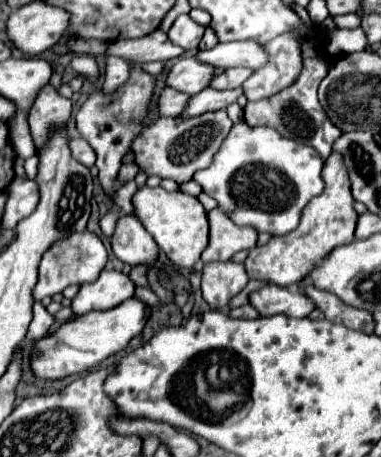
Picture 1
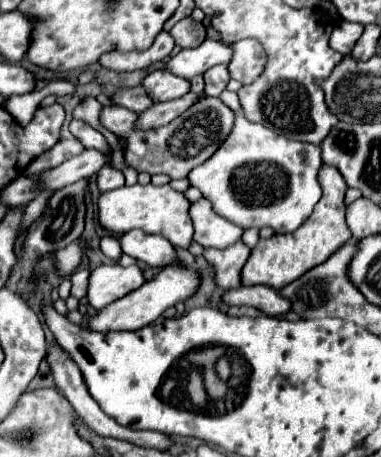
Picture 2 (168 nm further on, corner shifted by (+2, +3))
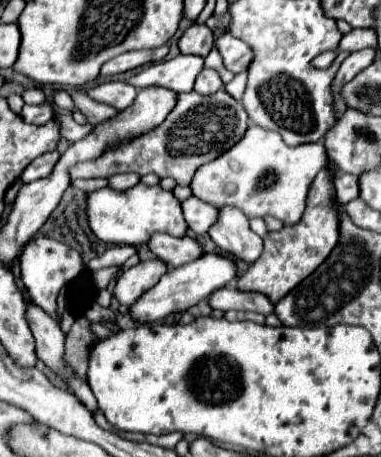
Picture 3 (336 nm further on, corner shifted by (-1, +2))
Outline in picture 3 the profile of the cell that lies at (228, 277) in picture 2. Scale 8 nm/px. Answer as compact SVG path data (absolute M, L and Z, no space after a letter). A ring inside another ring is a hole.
M228 205L220 207L218 219L210 227L208 233L220 249L224 249L248 263L256 261L262 253L262 237L258 237L250 229L248 217L236 207L228 207Z

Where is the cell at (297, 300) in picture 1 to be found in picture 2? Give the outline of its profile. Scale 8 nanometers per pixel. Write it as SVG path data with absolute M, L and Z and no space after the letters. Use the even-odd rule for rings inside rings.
M265 284L259 286L241 286L235 290L229 290L223 294L223 302L229 306L253 306L269 316L287 314L291 310L291 302L283 298L275 288L269 288Z

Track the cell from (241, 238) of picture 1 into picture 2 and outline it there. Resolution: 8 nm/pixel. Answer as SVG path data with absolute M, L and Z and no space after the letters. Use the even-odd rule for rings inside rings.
M205 198L193 202L189 214L195 226L195 242L199 242L203 248L229 248L239 242L245 232L237 224L231 224L223 216L215 214L213 206Z

